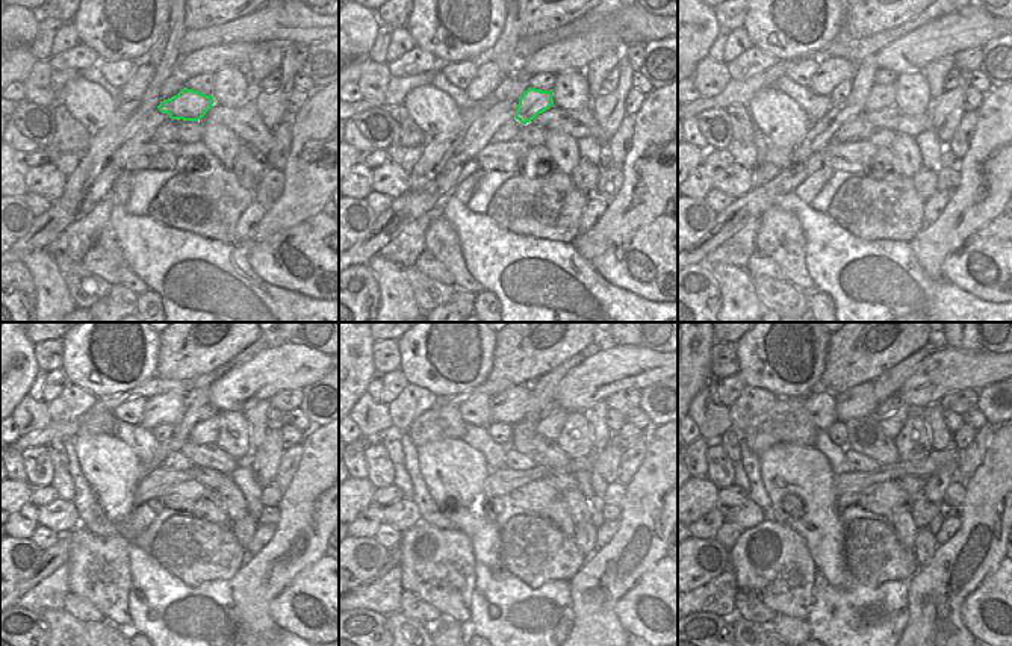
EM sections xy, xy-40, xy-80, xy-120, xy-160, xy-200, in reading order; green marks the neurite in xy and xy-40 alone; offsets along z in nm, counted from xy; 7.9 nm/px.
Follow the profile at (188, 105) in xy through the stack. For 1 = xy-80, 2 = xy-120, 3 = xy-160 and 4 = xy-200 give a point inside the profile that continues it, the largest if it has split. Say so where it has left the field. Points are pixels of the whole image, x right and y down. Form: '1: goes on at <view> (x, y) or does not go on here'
1: goes on at xy-80 (881, 96)
2: goes on at xy-120 (206, 431)
3: goes on at xy-160 (549, 427)
4: goes on at xy-200 (893, 424)

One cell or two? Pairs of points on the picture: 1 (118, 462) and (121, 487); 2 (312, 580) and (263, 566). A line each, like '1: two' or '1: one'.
1: one
2: two

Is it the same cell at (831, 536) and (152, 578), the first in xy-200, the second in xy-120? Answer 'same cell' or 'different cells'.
different cells

